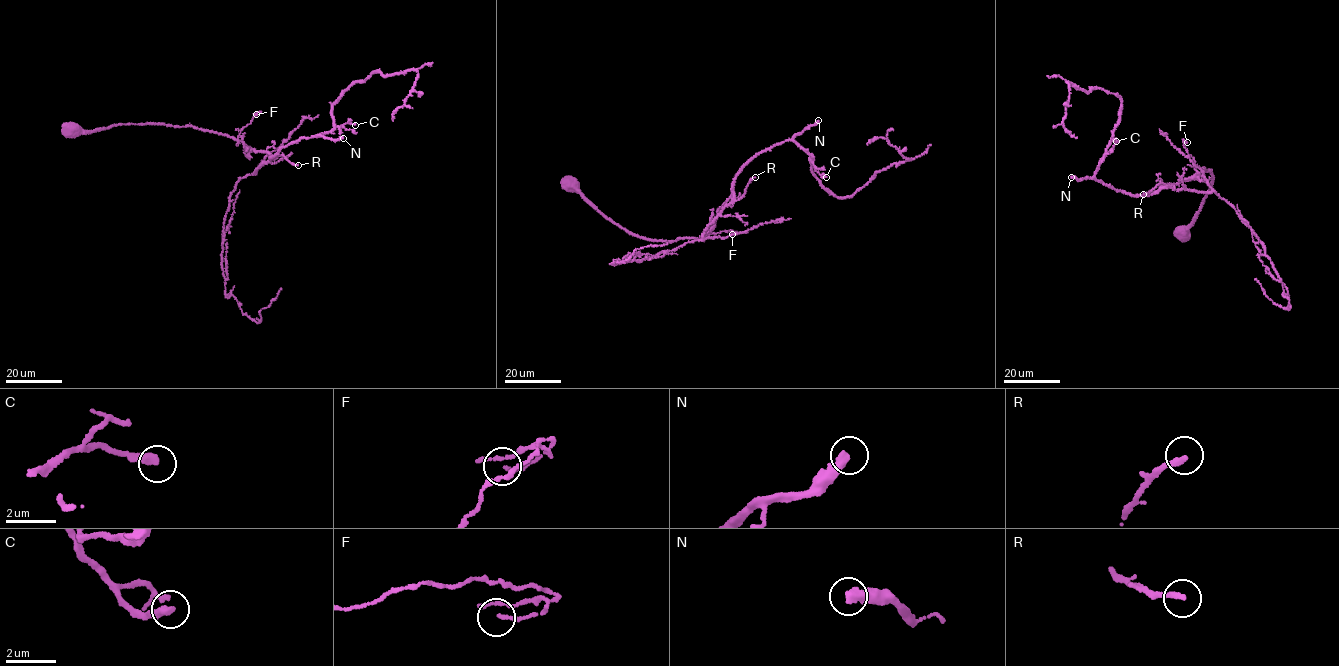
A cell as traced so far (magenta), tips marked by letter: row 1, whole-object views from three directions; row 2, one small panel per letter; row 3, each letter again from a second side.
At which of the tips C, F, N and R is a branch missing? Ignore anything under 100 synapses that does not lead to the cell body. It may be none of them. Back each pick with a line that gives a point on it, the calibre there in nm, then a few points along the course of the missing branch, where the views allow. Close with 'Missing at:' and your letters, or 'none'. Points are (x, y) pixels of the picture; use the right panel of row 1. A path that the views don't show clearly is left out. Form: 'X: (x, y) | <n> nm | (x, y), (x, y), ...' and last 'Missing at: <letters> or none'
N: (1071, 177) | 360 nm
Missing at: N

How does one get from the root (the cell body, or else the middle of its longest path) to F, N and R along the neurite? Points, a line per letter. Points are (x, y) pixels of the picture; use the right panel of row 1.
F: (1182, 234), (1192, 223), (1212, 177), (1209, 169), (1202, 169), (1195, 163), (1184, 147), (1183, 140), (1187, 142)
N: (1182, 234), (1209, 190), (1209, 169), (1203, 167), (1189, 178), (1141, 195), (1113, 189), (1094, 177), (1071, 177)
R: (1182, 234), (1209, 190), (1210, 170), (1203, 167), (1189, 178), (1161, 188), (1166, 184), (1161, 182), (1143, 194)

